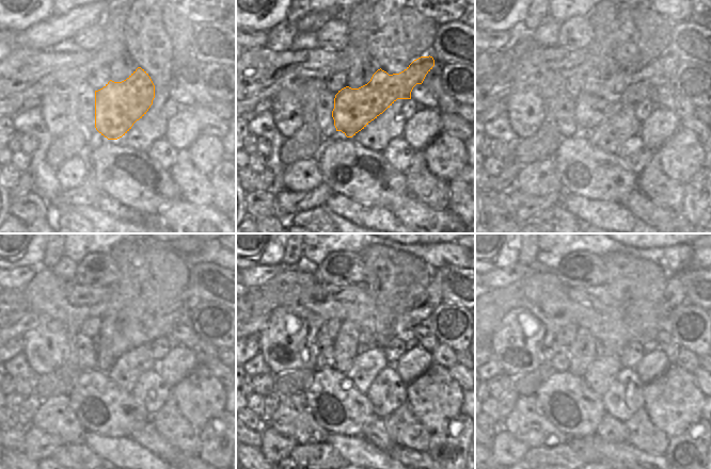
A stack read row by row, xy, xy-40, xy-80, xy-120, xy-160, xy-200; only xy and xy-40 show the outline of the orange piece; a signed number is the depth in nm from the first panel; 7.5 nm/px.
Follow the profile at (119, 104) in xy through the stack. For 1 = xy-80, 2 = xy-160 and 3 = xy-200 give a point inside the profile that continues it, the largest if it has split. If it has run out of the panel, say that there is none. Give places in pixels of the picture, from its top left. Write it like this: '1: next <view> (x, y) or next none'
1: next xy-80 (590, 110)
2: next xy-160 (429, 301)
3: next xy-200 (674, 295)

